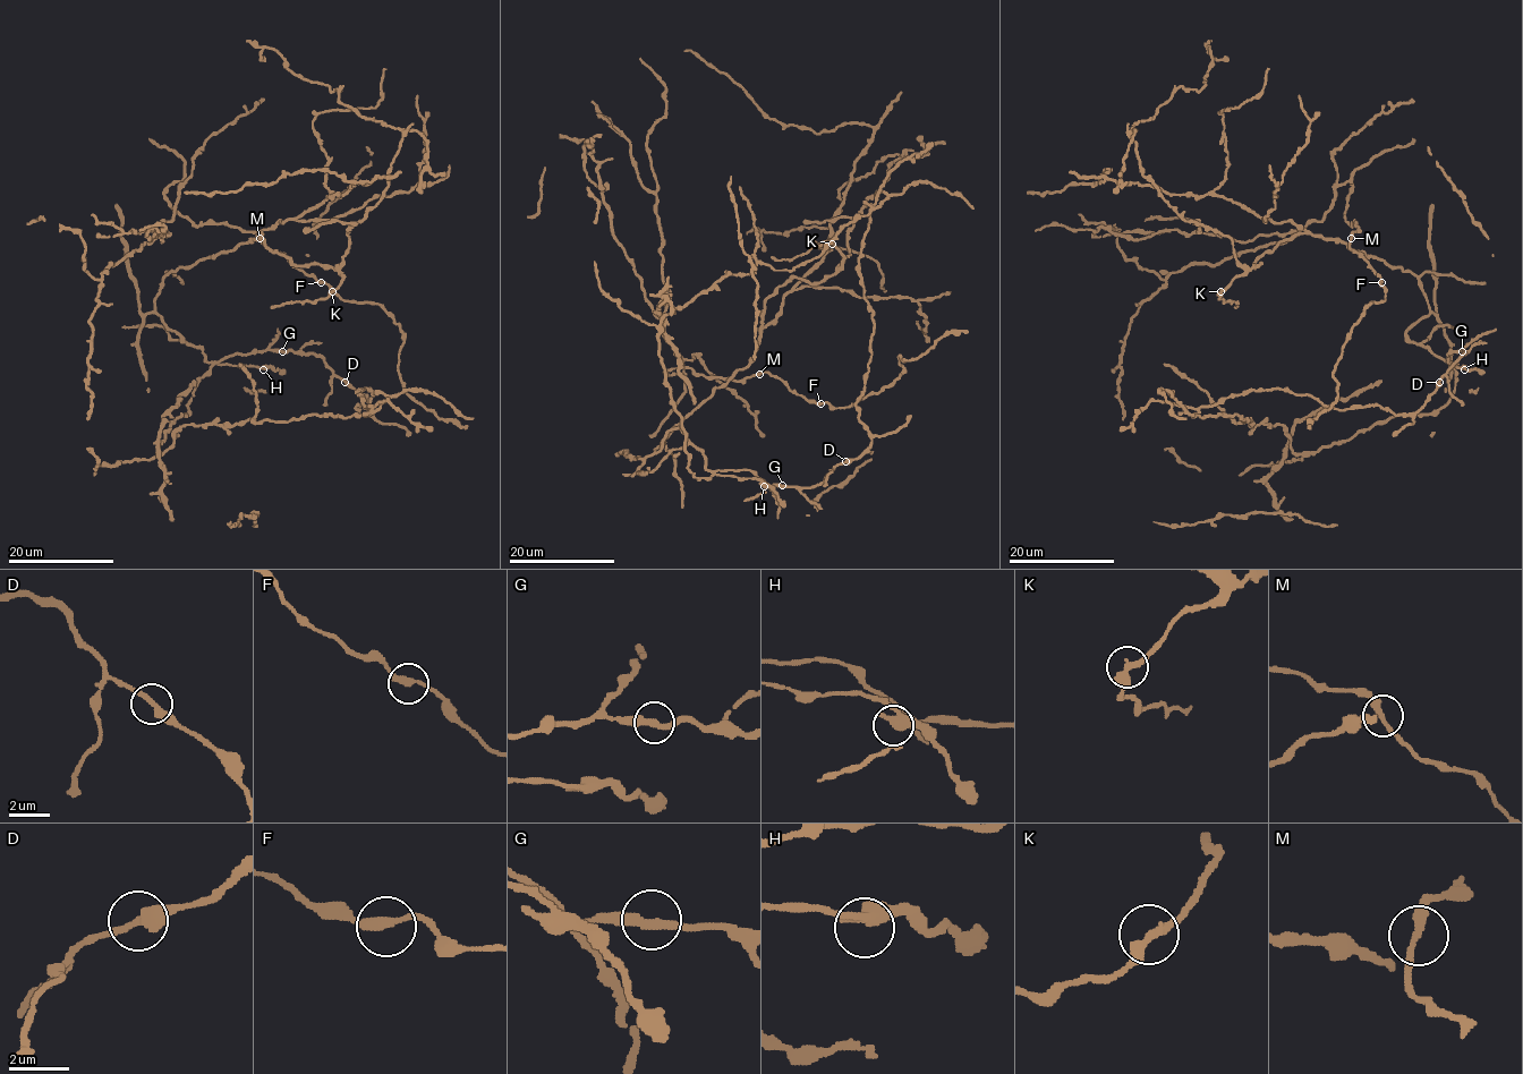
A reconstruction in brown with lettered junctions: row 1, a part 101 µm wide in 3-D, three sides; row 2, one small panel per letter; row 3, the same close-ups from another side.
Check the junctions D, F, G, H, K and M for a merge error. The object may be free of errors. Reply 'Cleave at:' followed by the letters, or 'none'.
Cleave at: none

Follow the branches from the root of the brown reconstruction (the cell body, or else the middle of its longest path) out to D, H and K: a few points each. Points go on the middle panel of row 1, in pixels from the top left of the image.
D: (665, 439), (656, 452), (679, 428), (706, 469), (749, 469), (768, 485), (813, 487), (845, 461)
H: (665, 439), (656, 452), (664, 436), (679, 428), (703, 453), (706, 469), (721, 476), (757, 478), (764, 486)
K: (665, 439), (749, 363), (764, 303), (780, 287), (794, 276), (819, 283), (839, 269), (843, 256), (833, 244)

